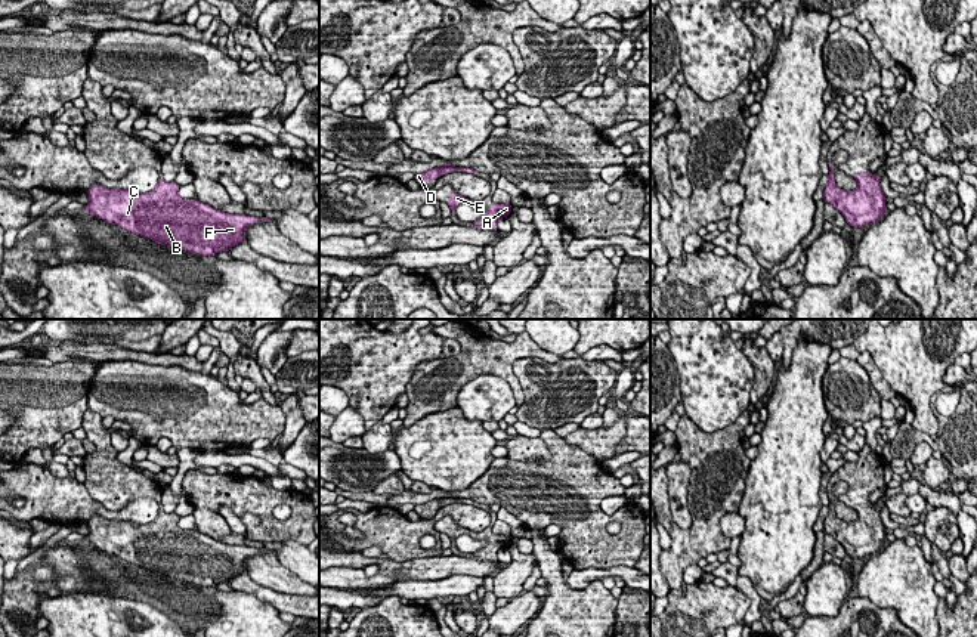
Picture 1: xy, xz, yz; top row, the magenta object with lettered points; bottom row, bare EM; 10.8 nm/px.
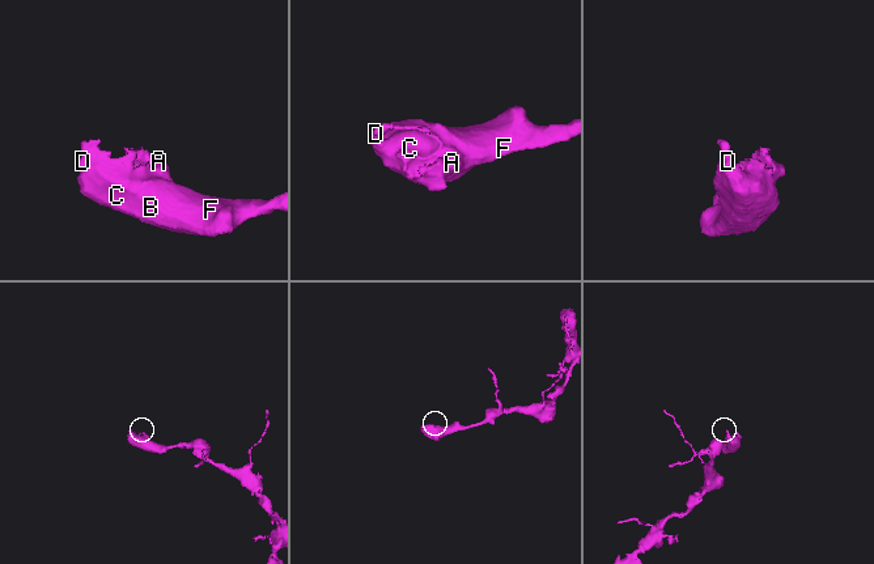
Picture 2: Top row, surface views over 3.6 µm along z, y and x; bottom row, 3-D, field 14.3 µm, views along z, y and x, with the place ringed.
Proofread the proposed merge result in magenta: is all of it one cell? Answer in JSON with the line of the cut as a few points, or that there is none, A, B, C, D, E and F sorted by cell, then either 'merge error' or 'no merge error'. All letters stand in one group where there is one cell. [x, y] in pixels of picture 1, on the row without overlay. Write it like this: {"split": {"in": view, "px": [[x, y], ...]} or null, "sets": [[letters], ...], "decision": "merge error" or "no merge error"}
{"split": null, "sets": [["A", "B", "C", "D", "E", "F"]], "decision": "no merge error"}

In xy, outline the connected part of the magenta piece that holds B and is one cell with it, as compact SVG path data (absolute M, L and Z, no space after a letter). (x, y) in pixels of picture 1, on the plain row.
M163 508L146 525L137 525L129 520L109 520L95 514L86 522L89 526L86 544L108 554L118 556L136 566L149 569L157 575L201 587L214 587L220 582L228 584L232 578L247 573L245 560L248 557L259 551L270 551L268 548L259 550L223 544L201 532L182 529L177 525L179 519L180 516L176 513L166 513Z

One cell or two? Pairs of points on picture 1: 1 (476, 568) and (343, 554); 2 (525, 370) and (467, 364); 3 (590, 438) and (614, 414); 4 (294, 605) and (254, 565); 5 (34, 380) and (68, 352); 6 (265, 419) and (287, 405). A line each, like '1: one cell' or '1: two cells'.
1: one cell
2: two cells
3: two cells
4: two cells
5: two cells
6: two cells

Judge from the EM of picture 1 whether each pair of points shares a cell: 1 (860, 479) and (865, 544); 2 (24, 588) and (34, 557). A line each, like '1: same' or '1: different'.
1: same
2: different

